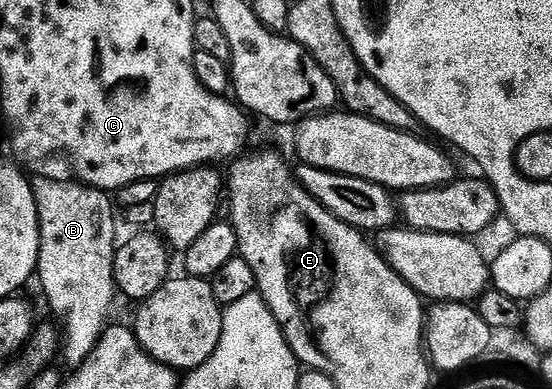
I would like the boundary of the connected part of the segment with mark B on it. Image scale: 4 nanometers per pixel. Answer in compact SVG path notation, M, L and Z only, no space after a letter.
M41 176L38 180L32 181L33 185L33 197L35 198L35 206L37 207L37 221L39 222L39 234L41 235L41 245L39 246L39 258L37 259L37 270L35 273L36 279L41 279L41 288L45 291L45 300L53 307L53 312L57 316L62 316L65 319L65 328L63 324L63 360L65 360L70 366L76 366L82 364L85 359L91 354L91 350L95 350L95 346L99 342L102 332L107 327L107 321L110 319L109 307L113 304L113 296L115 297L115 287L113 279L113 257L115 251L115 245L118 243L117 238L117 224L113 221L113 208L115 204L112 199L109 200L104 191L100 188L90 188L87 184L80 182L74 182L69 180L52 180L49 176Z

